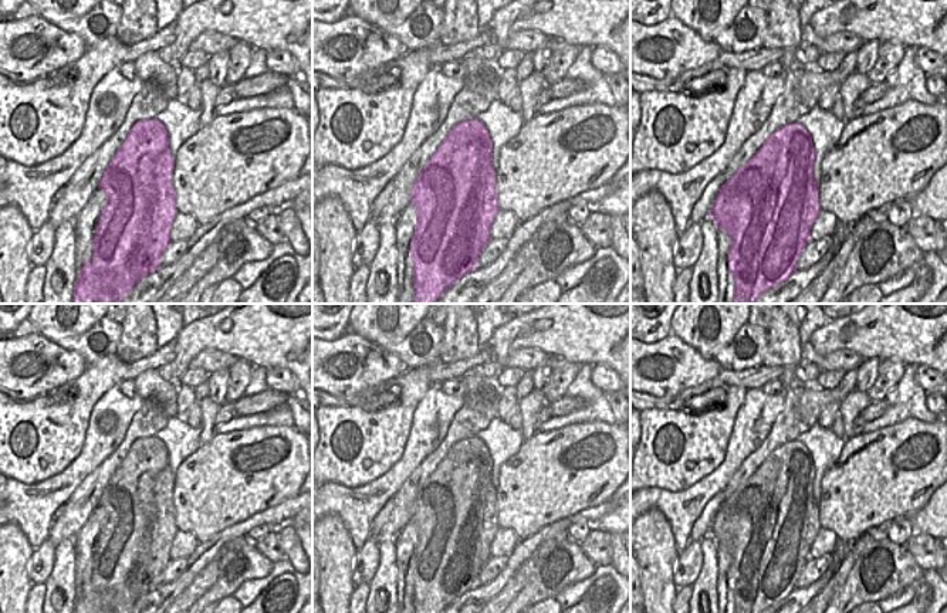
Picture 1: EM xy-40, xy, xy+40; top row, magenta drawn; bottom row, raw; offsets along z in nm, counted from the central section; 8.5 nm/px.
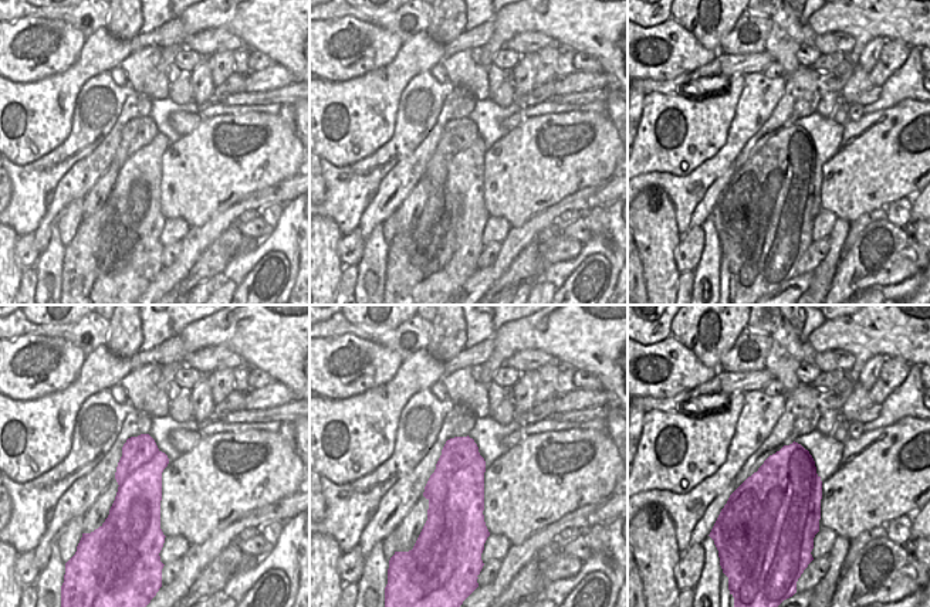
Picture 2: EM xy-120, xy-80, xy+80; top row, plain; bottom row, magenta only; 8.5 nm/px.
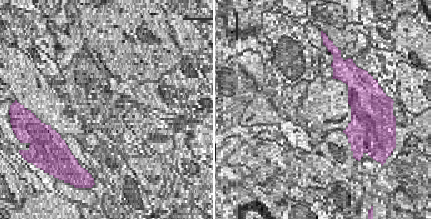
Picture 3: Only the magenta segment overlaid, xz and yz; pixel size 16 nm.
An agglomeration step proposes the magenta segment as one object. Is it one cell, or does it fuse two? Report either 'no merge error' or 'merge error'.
merge error

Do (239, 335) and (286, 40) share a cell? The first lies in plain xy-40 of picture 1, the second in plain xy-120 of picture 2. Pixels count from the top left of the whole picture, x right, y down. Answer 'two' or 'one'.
one

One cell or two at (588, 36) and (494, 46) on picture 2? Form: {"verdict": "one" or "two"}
{"verdict": "one"}

